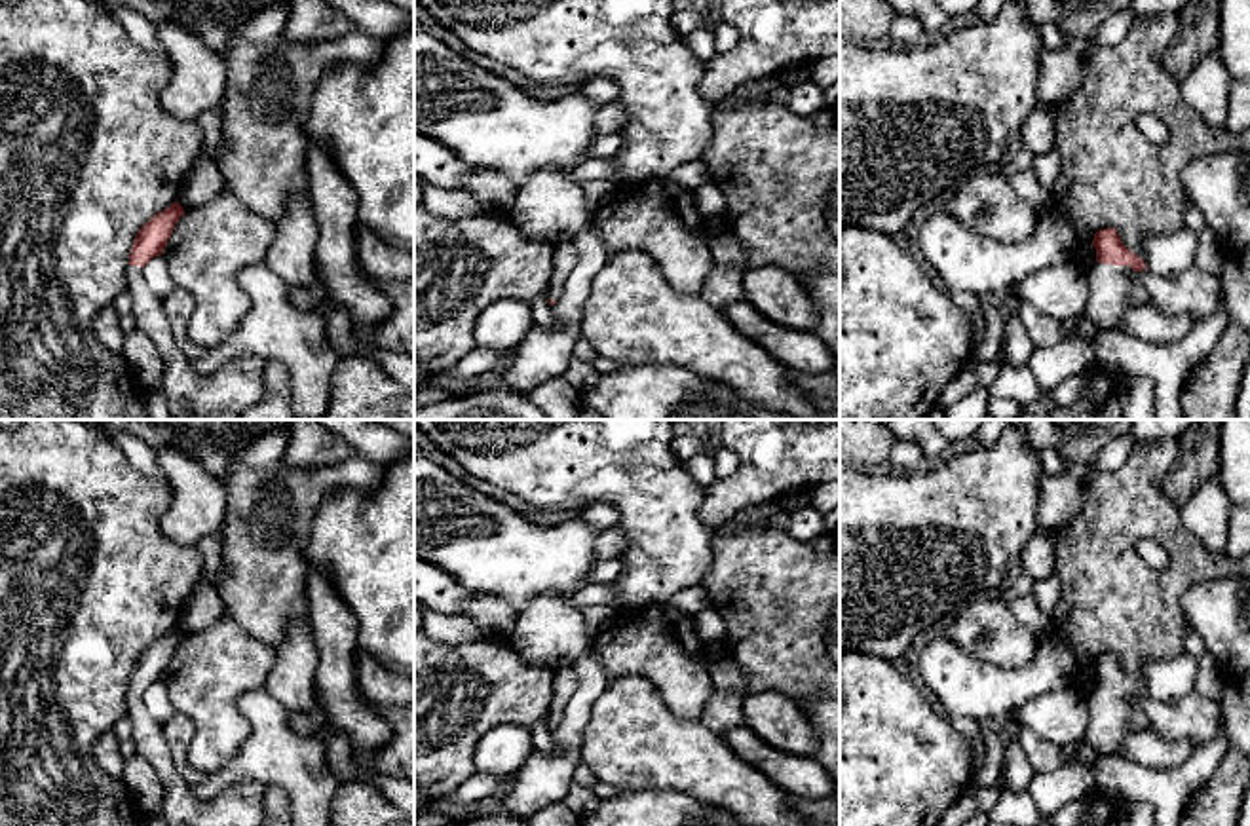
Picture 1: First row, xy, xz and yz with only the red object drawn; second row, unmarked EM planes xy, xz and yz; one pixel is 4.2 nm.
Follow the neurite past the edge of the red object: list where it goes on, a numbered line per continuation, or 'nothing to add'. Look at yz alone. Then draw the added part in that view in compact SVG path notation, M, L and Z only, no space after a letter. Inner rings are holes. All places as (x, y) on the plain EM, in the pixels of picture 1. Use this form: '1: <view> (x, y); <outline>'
1: yz (1112, 714); M1094 687L1087 697L1089 725L1085 742L1100 756L1117 756L1127 737L1151 729L1146 714L1134 706L1130 691Z

